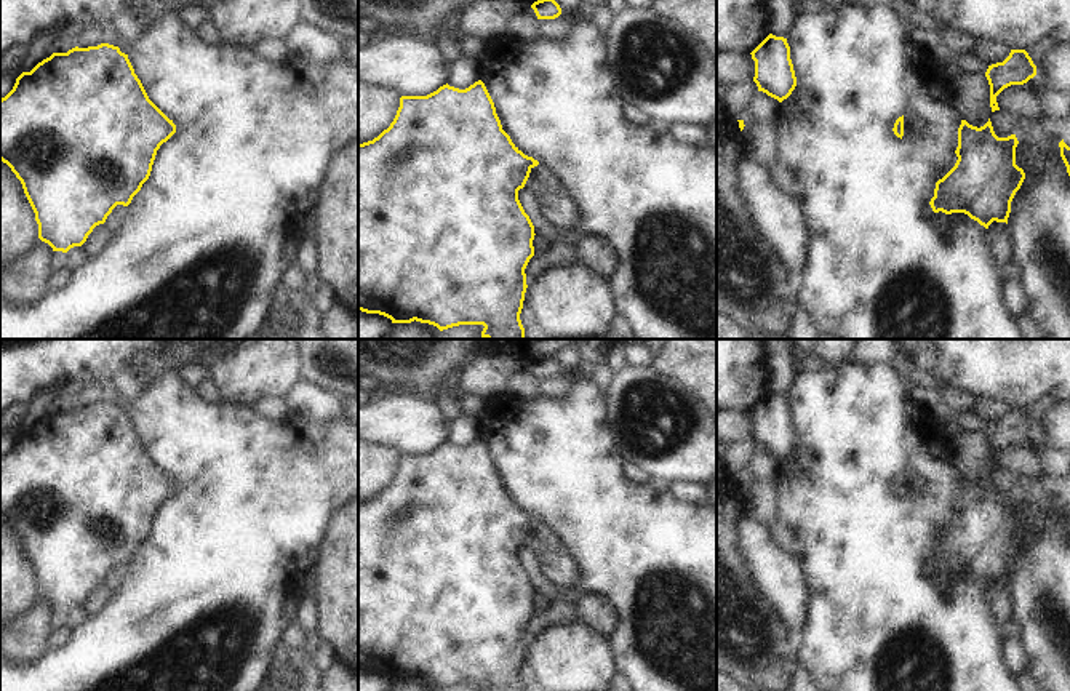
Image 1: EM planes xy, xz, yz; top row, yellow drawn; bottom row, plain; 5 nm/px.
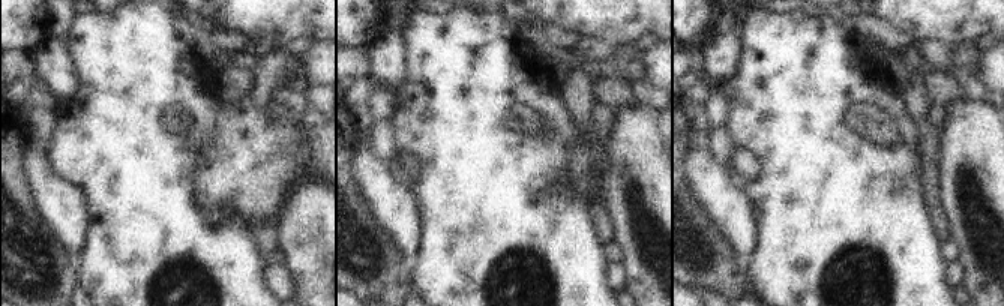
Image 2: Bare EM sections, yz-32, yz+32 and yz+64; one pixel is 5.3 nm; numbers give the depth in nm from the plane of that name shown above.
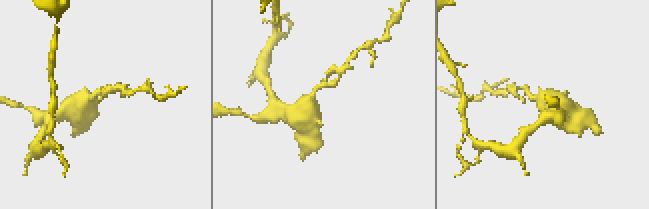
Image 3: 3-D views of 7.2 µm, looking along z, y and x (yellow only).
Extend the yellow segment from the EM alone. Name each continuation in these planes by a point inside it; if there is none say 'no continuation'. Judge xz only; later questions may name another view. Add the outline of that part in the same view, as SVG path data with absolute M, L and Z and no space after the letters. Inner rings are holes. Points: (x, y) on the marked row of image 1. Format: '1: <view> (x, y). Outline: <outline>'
1: xz (557, 205). Outline: M544 165L531 168L525 184L541 205L541 213L555 227L571 229L579 222L579 210L561 182Z

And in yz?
1: yz (915, 127). Outline: M905 114L904 115L904 136L902 139L907 142L913 142L920 139L926 133L926 120L915 115L915 114Z

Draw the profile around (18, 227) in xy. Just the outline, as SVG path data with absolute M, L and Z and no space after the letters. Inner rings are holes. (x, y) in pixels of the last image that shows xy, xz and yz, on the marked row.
M0 160L0 267L32 251L38 240L38 224L22 184Z

